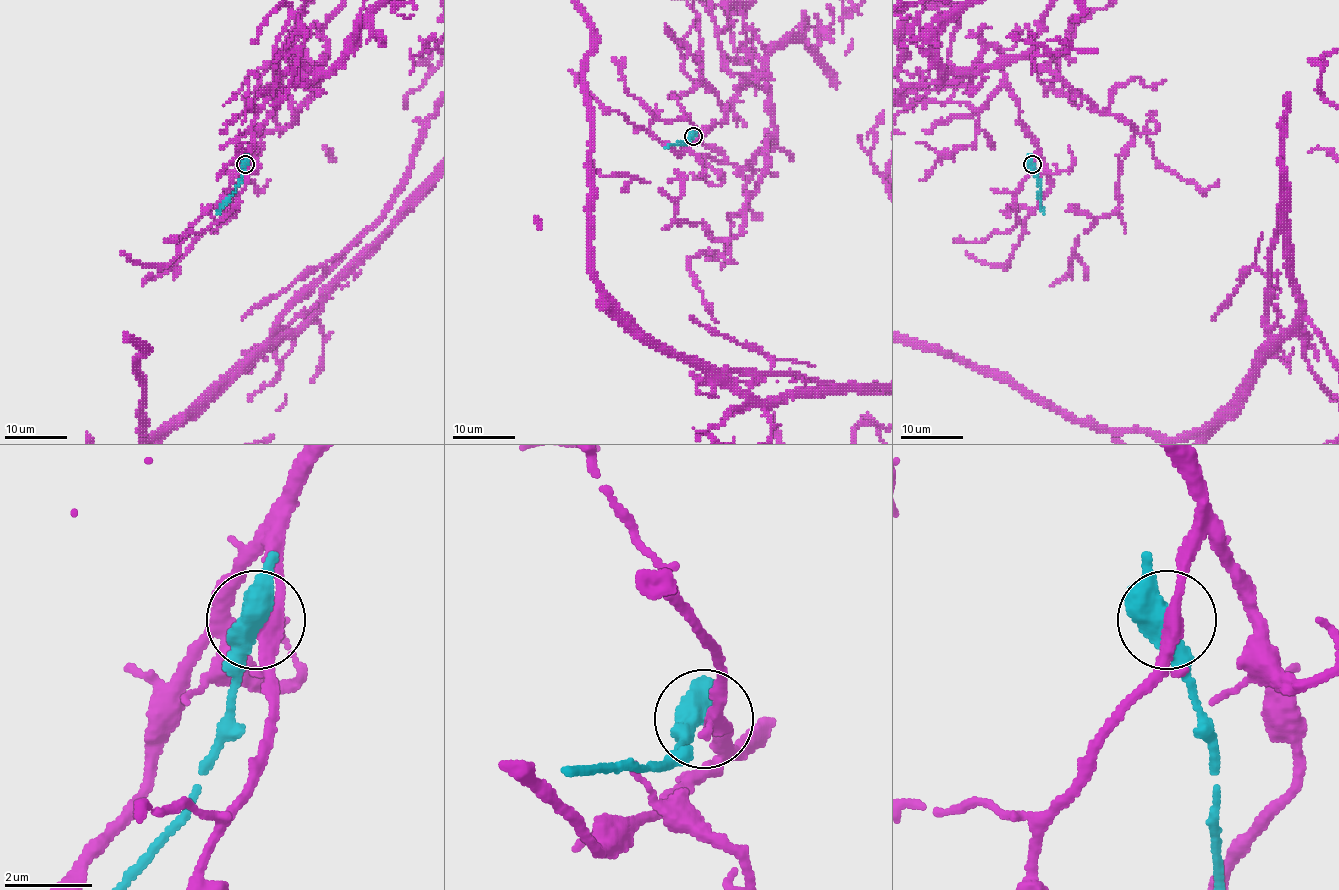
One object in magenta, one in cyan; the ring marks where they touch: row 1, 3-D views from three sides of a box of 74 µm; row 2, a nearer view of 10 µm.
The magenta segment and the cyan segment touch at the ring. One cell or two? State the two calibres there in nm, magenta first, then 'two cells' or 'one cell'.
280/500 nm | two cells

